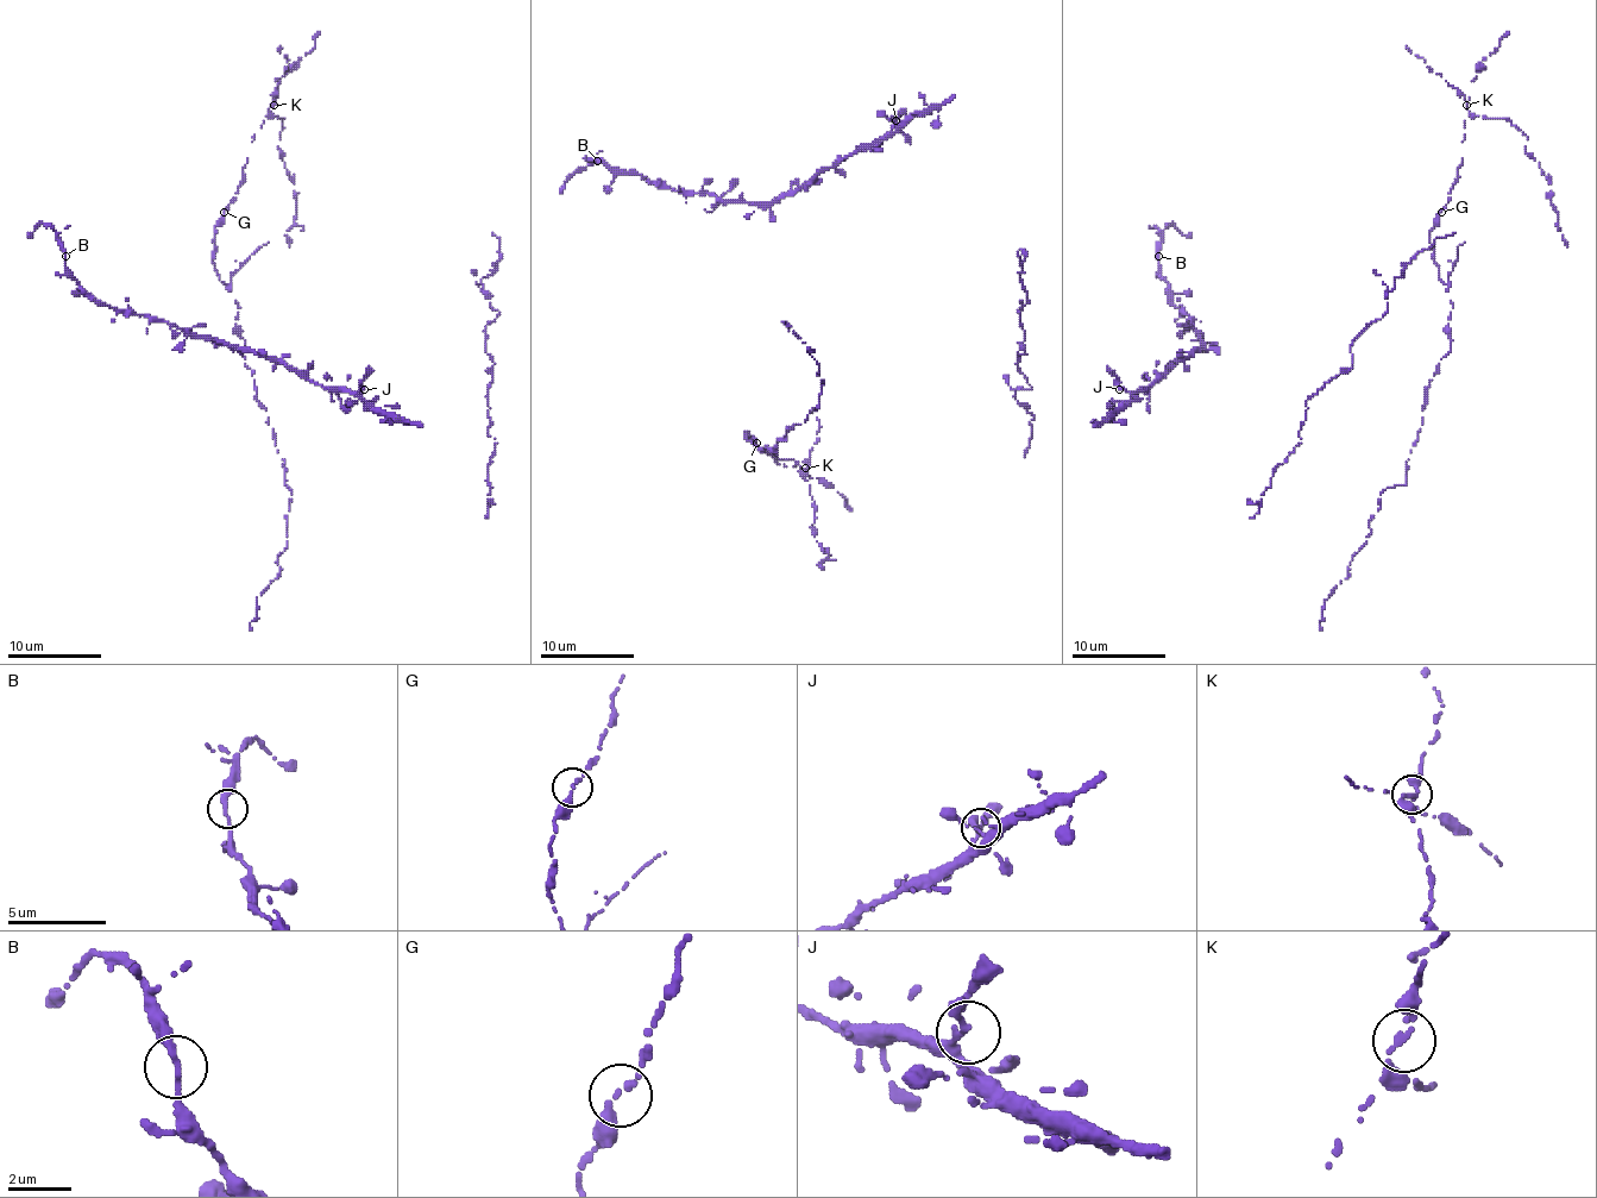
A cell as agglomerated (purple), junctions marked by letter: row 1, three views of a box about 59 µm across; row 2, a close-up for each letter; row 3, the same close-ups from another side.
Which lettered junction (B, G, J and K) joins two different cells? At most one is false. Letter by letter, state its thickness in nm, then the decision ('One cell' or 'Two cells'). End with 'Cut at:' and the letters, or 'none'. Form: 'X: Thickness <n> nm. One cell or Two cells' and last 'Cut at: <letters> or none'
B: Thickness 240 nm. One cell
G: Thickness 200 nm. One cell
J: Thickness 240 nm. One cell
K: Thickness 200 nm. Two cells
Cut at: K

